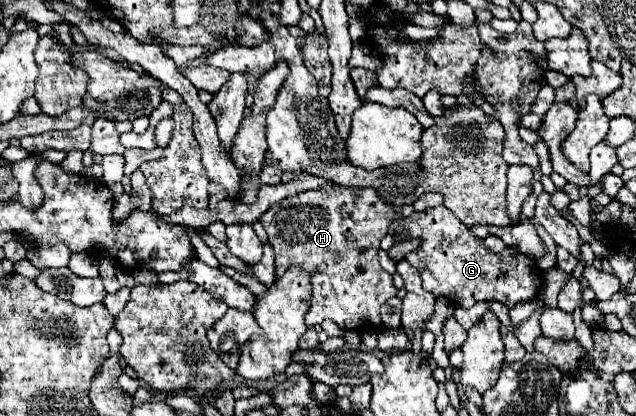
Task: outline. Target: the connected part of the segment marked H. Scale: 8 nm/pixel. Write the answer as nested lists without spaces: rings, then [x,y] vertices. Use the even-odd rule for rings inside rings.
[[[326,185],[320,189],[308,189],[292,197],[274,203],[260,219],[268,241],[276,253],[276,277],[284,275],[288,267],[300,267],[312,275],[312,307],[306,315],[306,325],[316,327],[330,319],[340,329],[348,331],[380,331],[380,307],[398,293],[392,283],[392,275],[378,267],[378,243],[388,233],[394,221],[394,209],[384,203],[374,189],[352,189],[340,185]]]

